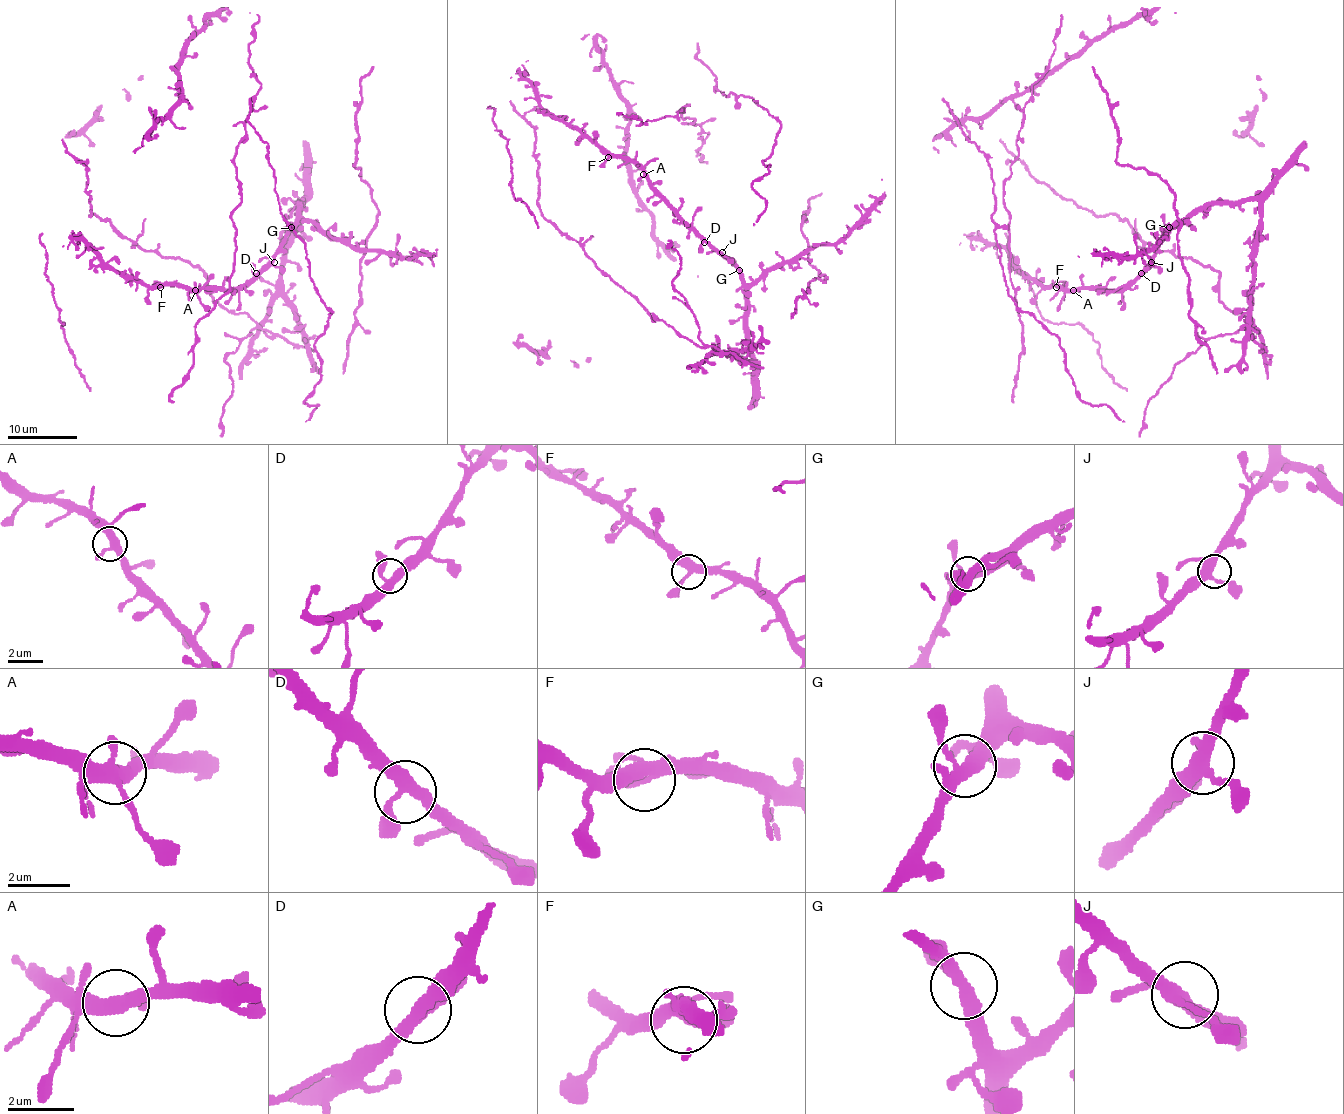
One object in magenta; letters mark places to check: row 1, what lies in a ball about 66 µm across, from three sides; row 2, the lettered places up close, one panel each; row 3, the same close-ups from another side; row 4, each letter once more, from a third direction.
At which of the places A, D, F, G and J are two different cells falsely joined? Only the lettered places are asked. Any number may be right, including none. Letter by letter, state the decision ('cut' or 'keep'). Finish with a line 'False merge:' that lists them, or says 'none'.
A: keep
D: keep
F: keep
G: keep
J: keep
False merge: none

